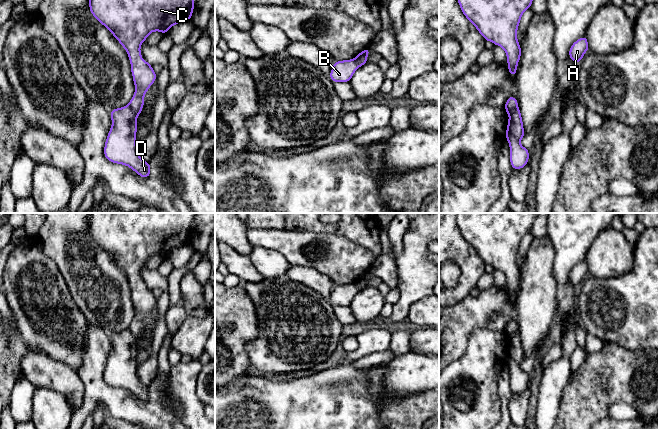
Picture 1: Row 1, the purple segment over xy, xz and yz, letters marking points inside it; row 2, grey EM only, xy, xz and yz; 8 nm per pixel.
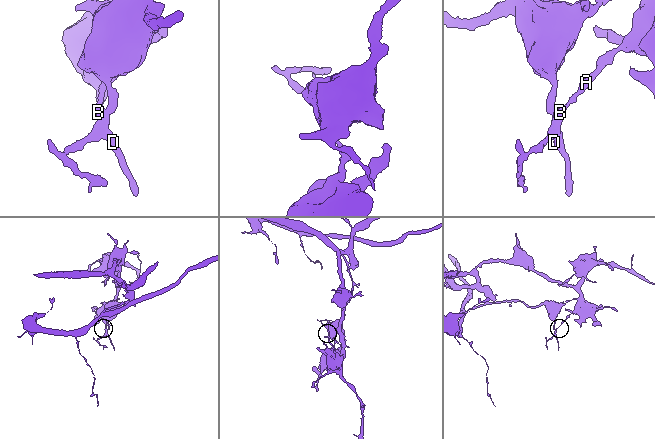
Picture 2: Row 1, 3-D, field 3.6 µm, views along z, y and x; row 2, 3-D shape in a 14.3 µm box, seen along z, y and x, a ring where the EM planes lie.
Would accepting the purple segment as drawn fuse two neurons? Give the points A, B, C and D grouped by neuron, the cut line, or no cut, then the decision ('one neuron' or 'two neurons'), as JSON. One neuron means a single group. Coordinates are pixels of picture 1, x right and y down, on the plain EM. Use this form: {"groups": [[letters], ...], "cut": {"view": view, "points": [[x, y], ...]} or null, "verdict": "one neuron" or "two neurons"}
{"groups": [["A", "B", "D"], ["C"]], "cut": {"view": "xy", "points": [[128, 329], [137, 339]]}, "verdict": "two neurons"}

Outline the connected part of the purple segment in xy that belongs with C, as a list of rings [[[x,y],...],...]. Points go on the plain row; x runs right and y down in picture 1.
[[[90,213],[89,233],[126,274],[135,317],[129,326],[138,340],[144,320],[157,298],[142,283],[140,270],[154,255],[165,258],[180,246],[191,244],[196,213]]]

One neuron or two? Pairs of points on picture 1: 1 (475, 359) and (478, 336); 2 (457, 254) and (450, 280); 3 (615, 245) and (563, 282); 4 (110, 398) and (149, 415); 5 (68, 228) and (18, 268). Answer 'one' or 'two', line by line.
1: one
2: two
3: two
4: one
5: two

